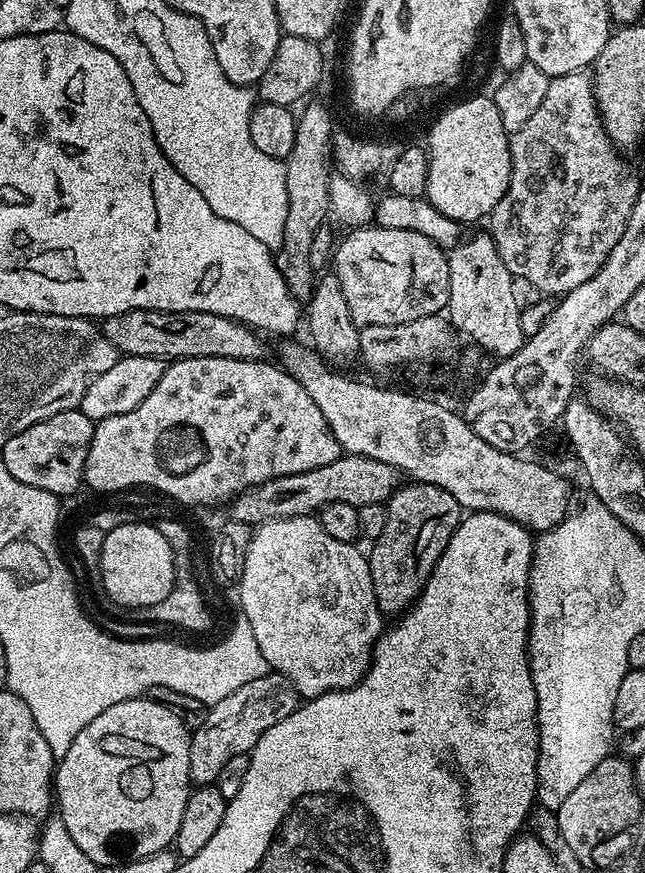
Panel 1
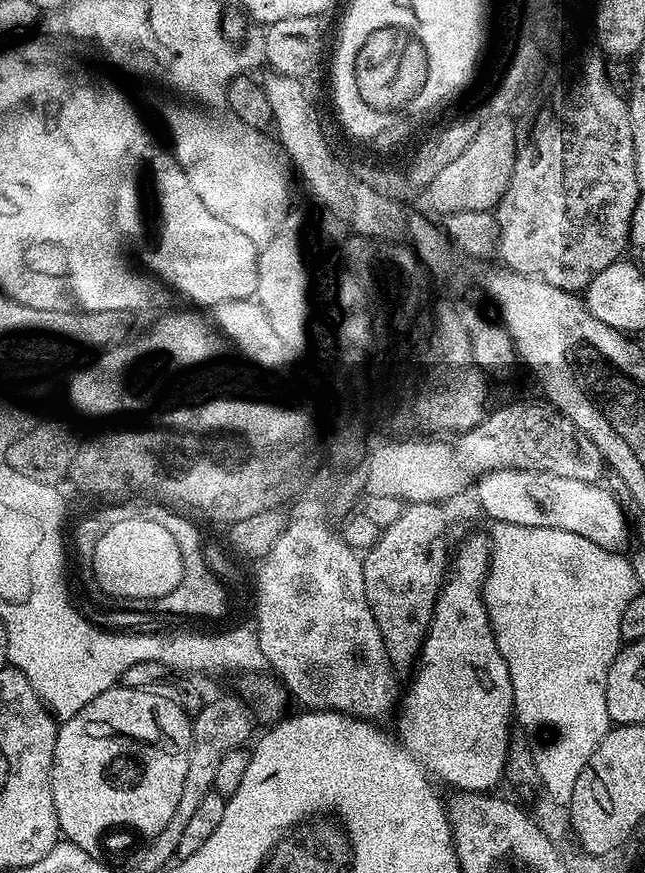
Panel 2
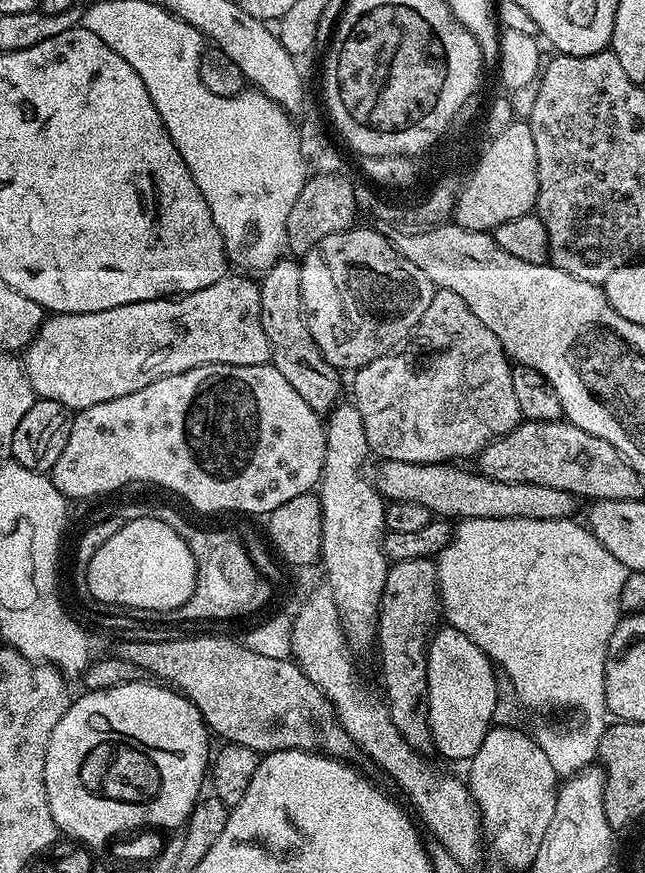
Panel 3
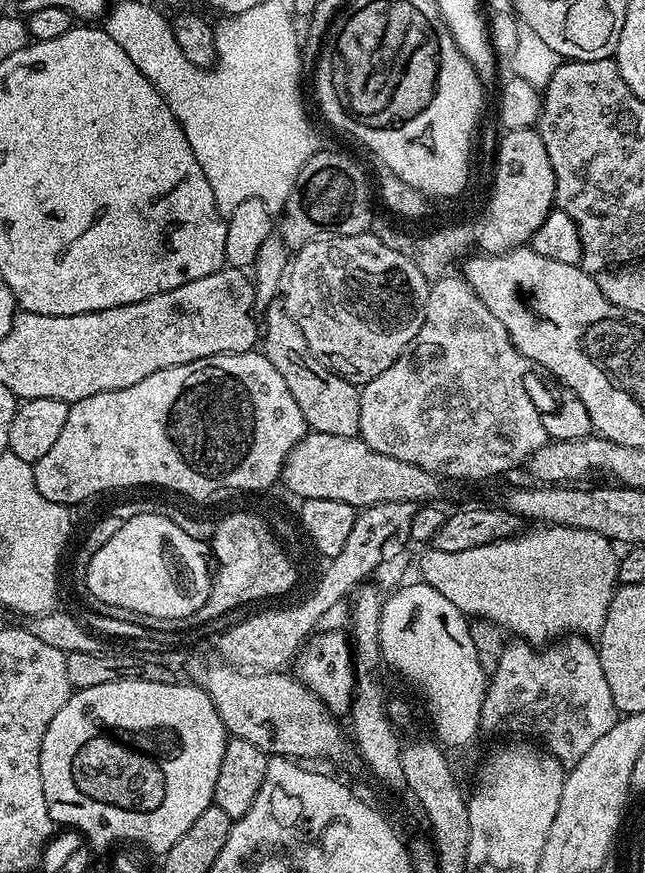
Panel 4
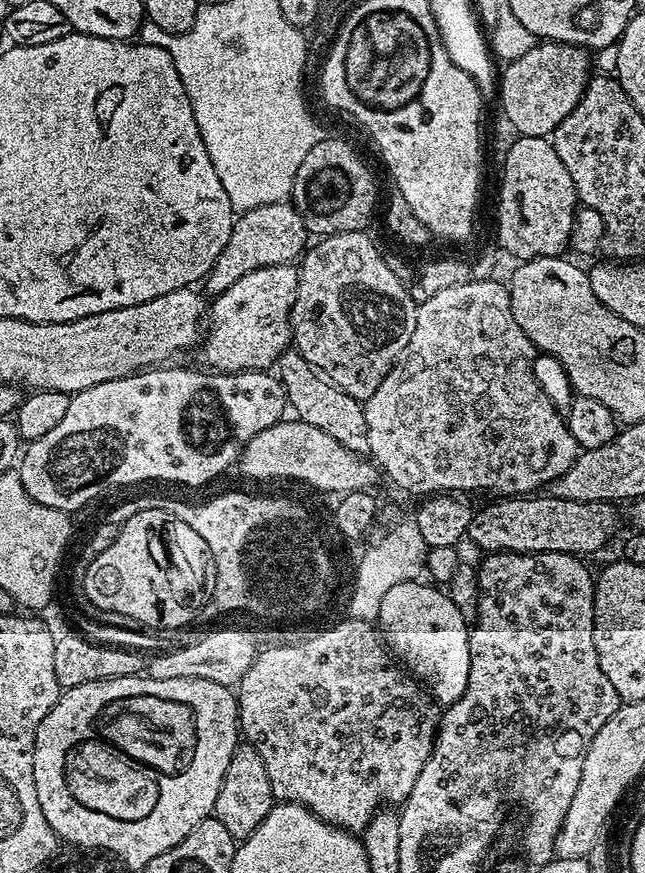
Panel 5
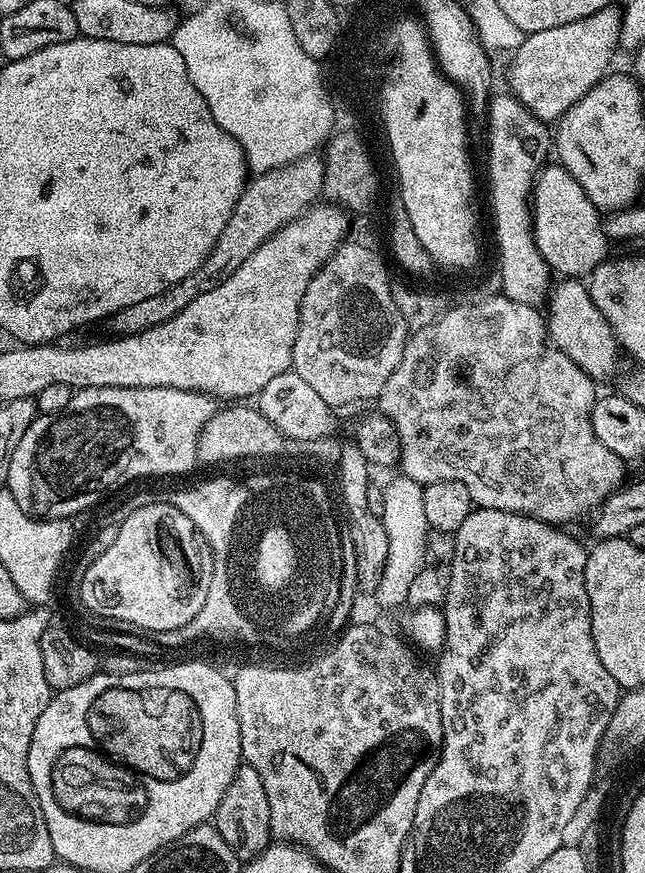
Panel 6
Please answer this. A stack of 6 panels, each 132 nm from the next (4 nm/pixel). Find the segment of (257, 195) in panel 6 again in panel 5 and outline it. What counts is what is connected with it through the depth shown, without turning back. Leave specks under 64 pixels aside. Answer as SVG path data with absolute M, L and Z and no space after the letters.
M291 203L267 204L249 212L241 212L232 221L230 242L222 246L218 262L214 262L214 266L202 281L203 291L209 297L215 298L230 290L230 286L234 286L238 278L246 278L246 274L254 270L299 261L309 240L308 228Z

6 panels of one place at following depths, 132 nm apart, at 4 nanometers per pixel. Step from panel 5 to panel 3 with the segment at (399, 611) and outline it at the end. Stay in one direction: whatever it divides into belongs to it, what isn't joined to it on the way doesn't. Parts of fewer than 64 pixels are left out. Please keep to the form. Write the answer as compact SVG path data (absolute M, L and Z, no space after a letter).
M451 626L441 627L435 633L434 639L428 645L428 659L428 719L432 722L432 743L435 751L440 751L452 760L471 761L474 753L482 746L482 740L486 738L489 728L493 727L497 669L487 654L478 650L478 646L470 642L470 638L466 638L466 634Z

